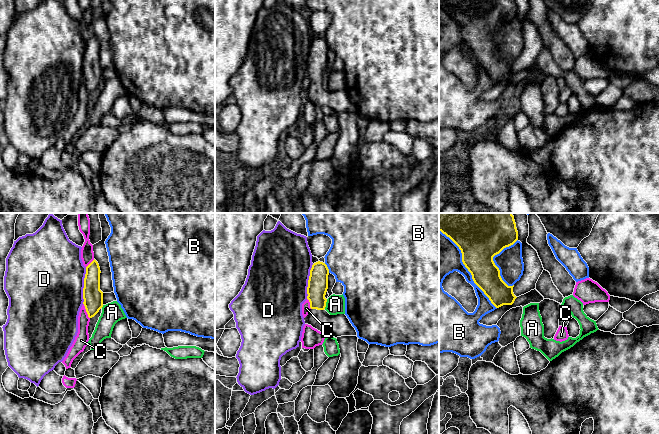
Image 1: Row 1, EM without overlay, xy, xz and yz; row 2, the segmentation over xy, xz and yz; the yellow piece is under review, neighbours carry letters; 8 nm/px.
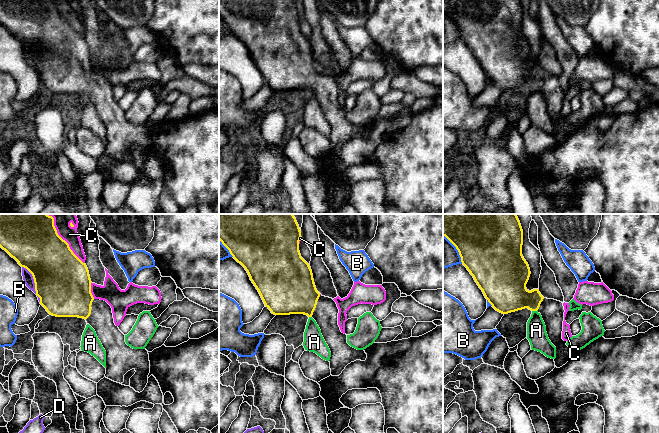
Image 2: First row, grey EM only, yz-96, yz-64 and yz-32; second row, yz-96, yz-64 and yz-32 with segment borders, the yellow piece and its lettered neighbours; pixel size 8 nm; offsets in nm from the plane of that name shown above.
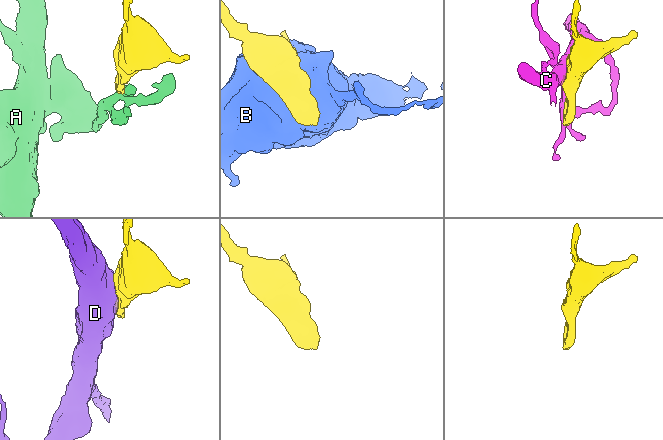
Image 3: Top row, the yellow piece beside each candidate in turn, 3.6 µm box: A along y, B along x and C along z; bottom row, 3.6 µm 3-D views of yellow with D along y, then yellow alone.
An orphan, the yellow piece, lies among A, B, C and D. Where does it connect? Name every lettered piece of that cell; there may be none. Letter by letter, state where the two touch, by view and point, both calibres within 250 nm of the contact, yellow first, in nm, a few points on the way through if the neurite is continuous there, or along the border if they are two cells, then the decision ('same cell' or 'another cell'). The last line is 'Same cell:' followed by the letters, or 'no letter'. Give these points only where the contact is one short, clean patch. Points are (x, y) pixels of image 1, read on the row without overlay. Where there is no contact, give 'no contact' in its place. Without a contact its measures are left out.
A: contact xz (325, 80); calibres 160 and 150 nm; border xz (327, 75), (324, 84); another cell
B: contact yz (466, 43); calibres 320 and 320 nm; another cell
C: contact xy (86, 87); calibres 160 and 110 nm; another cell
D: contact xy (84, 61); calibres 160 and 480 nm; another cell
Same cell: no letter

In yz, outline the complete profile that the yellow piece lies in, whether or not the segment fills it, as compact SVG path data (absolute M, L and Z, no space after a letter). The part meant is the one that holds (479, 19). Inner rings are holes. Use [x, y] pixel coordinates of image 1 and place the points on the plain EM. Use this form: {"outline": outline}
{"outline": "M439 0L439 7L449 13L461 26L462 38L472 51L474 59L484 68L491 79L499 84L512 81L517 74L513 62L508 62L500 52L493 33L518 16L516 0Z"}

